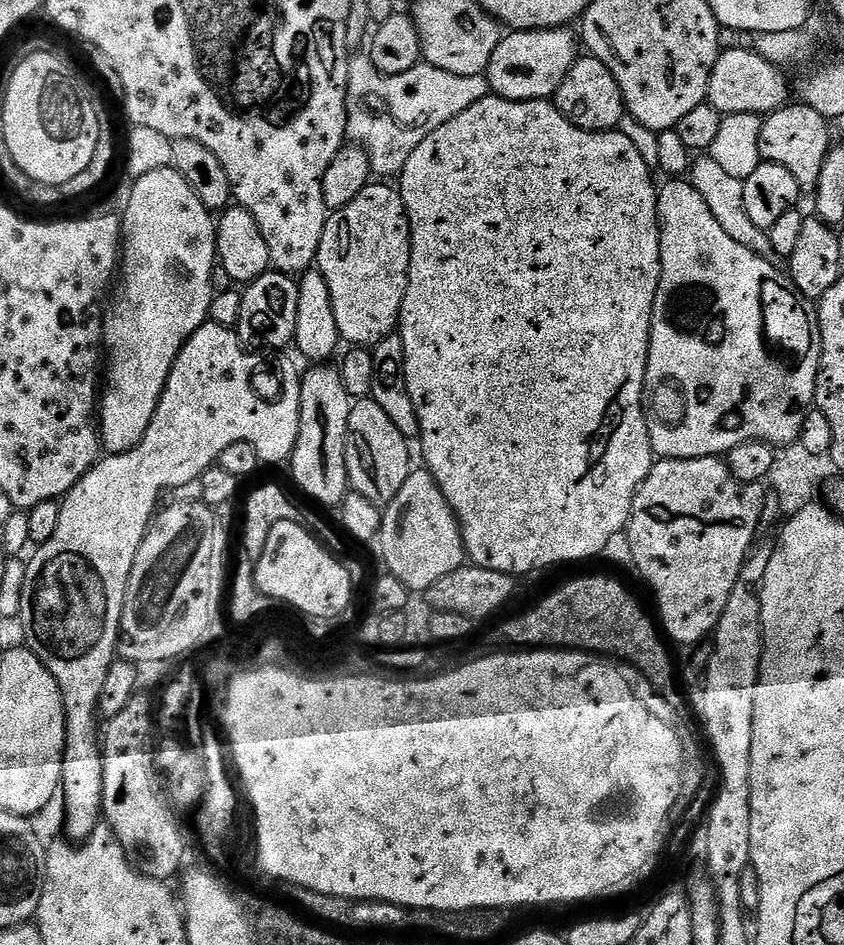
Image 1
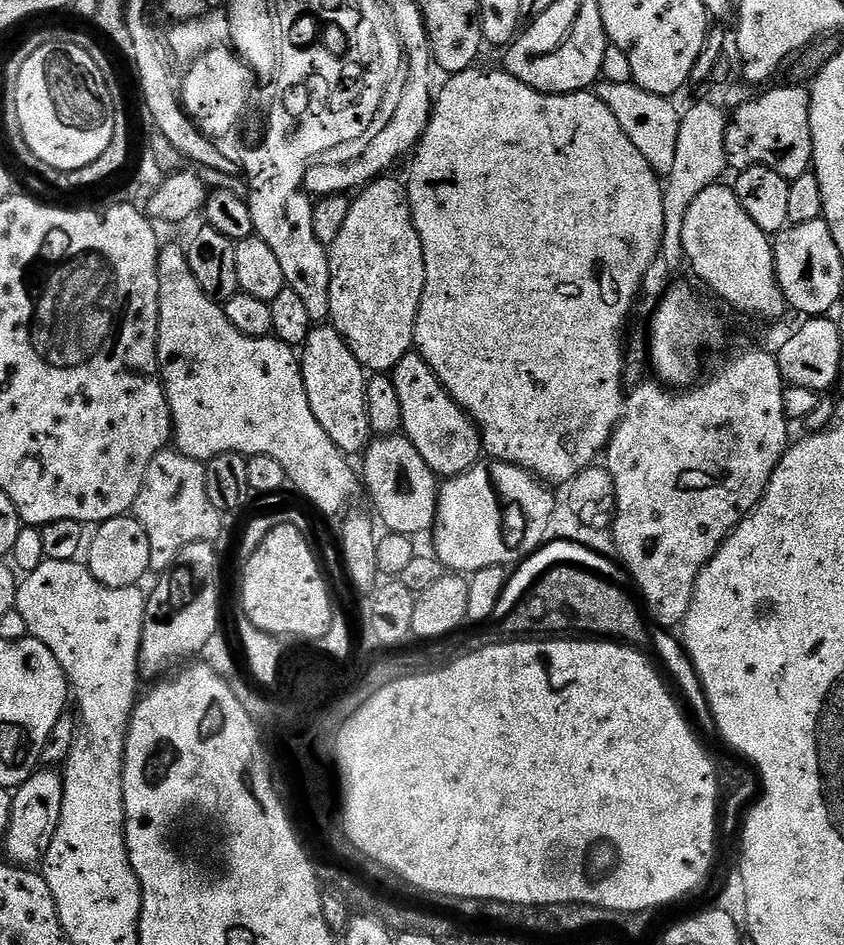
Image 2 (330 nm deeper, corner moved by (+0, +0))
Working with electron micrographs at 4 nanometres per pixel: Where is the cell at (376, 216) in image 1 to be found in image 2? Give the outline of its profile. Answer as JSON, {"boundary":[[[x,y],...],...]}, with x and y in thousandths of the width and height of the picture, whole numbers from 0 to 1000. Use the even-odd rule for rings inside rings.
{"boundary":[[[447,188],[435,197],[425,200],[424,206],[417,212],[415,218],[415,226],[410,226],[410,235],[405,239],[405,248],[400,248],[400,252],[396,252],[396,256],[391,259],[389,268],[389,280],[391,281],[391,343],[392,346],[399,347],[403,356],[412,363],[415,370],[419,375],[419,379],[424,379],[424,383],[437,395],[441,396],[460,396],[468,389],[469,384],[476,380],[480,375],[489,371],[491,361],[493,358],[493,338],[495,337],[495,328],[500,320],[500,311],[505,303],[505,277],[502,276],[502,266],[500,265],[500,256],[495,243],[491,239],[491,231],[486,222],[486,214],[483,213],[483,201],[477,194],[474,195],[469,190],[460,190],[461,188]]]}

